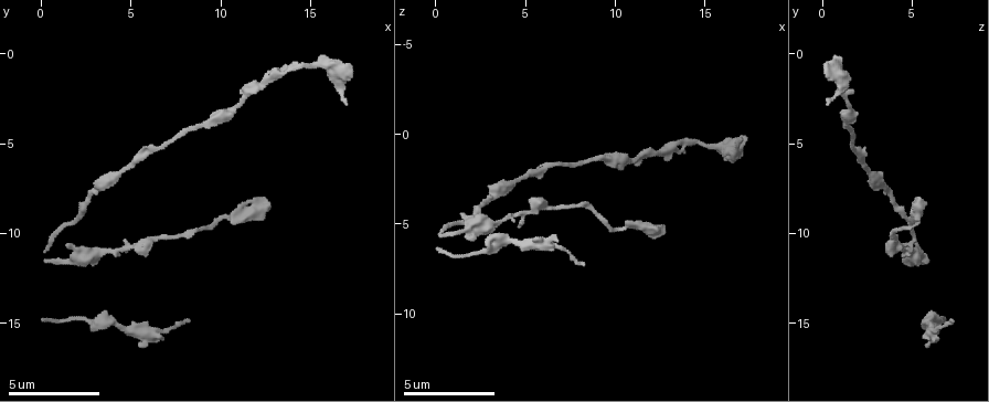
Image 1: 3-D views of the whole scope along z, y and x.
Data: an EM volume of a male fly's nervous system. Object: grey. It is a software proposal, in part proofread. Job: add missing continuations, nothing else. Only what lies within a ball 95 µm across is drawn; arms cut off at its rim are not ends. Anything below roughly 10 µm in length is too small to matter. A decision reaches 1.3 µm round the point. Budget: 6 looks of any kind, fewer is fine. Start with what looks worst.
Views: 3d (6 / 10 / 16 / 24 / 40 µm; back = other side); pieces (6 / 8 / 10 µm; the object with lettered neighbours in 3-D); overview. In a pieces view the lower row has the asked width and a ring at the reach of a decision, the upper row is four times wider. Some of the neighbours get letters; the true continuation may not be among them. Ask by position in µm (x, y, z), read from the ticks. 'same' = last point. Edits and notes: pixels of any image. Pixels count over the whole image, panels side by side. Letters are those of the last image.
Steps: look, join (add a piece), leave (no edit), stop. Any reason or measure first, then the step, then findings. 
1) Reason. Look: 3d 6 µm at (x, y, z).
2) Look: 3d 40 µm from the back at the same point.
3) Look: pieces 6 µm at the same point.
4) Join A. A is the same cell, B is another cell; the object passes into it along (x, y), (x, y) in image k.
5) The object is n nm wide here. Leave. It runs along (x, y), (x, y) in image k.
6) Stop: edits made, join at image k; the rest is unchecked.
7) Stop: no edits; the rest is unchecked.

Branch stops here. Look: pieces 8 µm at (17.0, 2.7, 0.3).

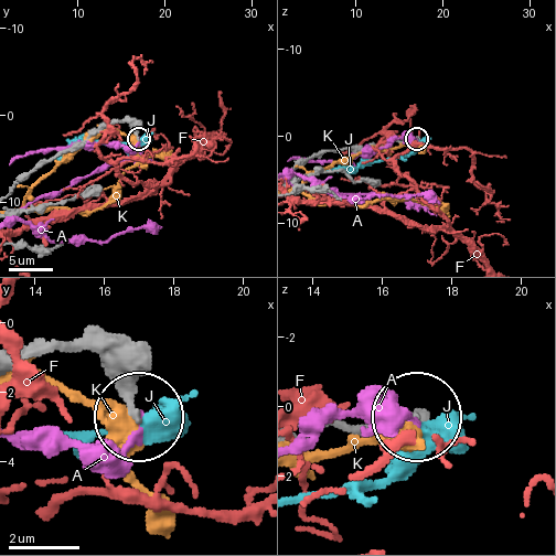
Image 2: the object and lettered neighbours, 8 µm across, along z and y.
Leave. A, F, J and K are other cells; it runs along (18, 183), (114, 124), (127, 123), (137, 139) in image 2; none of them fits.

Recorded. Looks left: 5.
Thin end. Look: pieces 6 µm at (8.1, 14.9, 7.3).

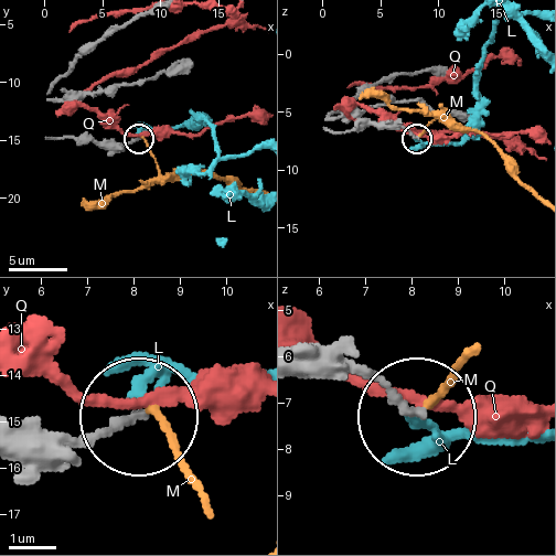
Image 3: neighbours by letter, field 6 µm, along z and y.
Leave. L, M and Q are other cells; none of them fits.

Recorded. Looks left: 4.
Branch stops here. Look: 3d 6 µm at (12.7, 8.3, 5.4).

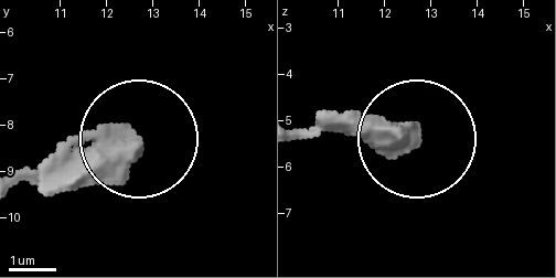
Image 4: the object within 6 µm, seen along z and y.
Look: pieces 8 µm at (12.60, 8.35, 5.35).

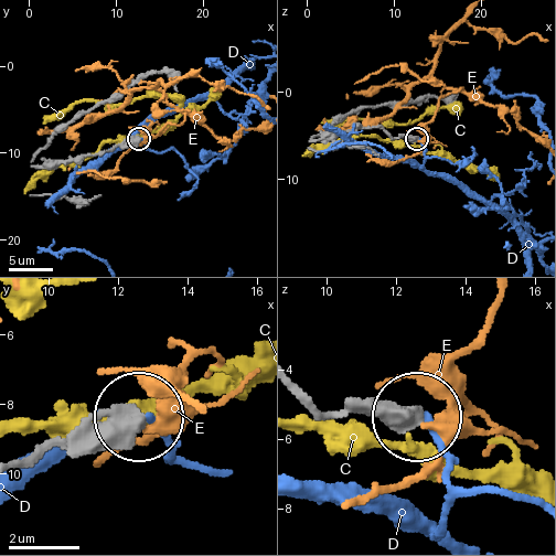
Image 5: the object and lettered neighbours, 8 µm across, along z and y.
Leave. C, D and E are other cells; it runs along (53, 138), (35, 157), (35, 166), (98, 154), (137, 140) in image 5; no lettered piece goes on from it.

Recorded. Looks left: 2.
Stop: no edits; the rest is unchecked.

